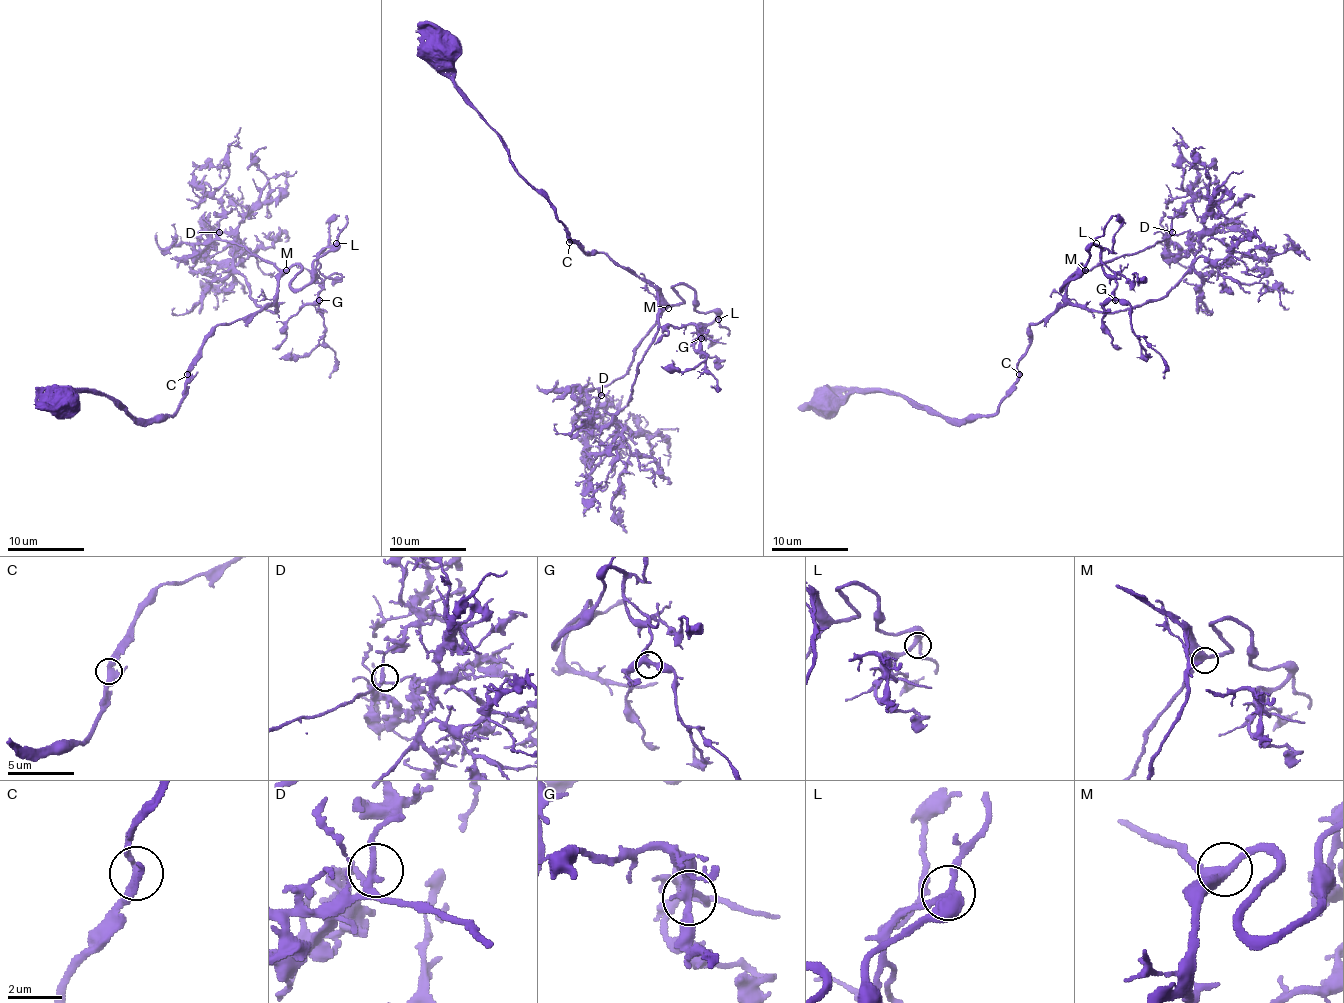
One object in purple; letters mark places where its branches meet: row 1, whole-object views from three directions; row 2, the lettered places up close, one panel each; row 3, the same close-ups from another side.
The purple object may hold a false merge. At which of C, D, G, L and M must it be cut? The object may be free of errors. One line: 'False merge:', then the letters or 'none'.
False merge: none

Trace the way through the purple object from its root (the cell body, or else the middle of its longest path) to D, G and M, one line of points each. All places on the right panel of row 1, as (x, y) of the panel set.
D: (825, 405), (897, 392), (934, 415), (989, 417), (1018, 377), (1029, 325), (1065, 287), (1172, 232)
G: (825, 405), (897, 392), (934, 415), (989, 417), (1018, 377), (1029, 325), (1058, 306), (1092, 245), (1115, 300)
M: (825, 405), (855, 392), (897, 392), (941, 417), (993, 415), (1018, 377), (1029, 325), (1058, 306), (1085, 270)

